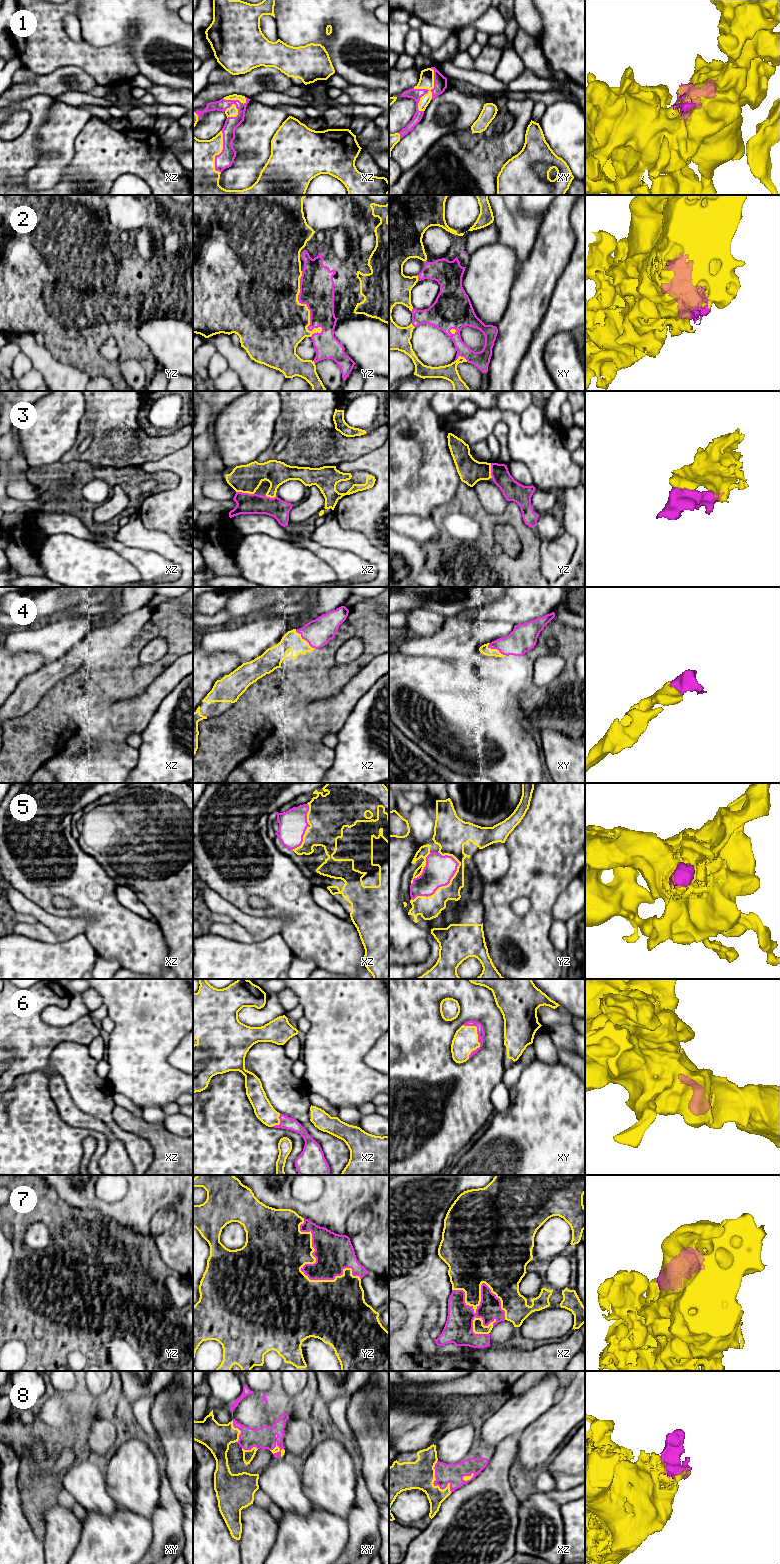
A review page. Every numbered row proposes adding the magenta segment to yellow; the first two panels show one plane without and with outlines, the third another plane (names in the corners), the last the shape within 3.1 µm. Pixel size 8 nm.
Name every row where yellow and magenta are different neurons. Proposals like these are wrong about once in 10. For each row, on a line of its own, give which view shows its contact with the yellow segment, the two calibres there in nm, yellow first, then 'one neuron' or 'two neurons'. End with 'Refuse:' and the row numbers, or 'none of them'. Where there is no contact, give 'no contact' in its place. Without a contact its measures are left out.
1: meets yellow in xy; 120 nm thick on the yellow side, 90 nm on the other; one neuron
2: meets yellow in yz; 440 nm thick on the yellow side, 280 nm on the other; one neuron
3: meets yellow in xz; 220 nm thick on the yellow side, 160 nm on the other; one neuron
4: meets yellow in xz; 150 nm thick on the yellow side, 220 nm on the other; one neuron
5: meets yellow in yz; 180 nm thick on the yellow side, 240 nm on the other; one neuron
6: meets yellow in xy; 200 nm thick on the yellow side, 60 nm on the other; one neuron
7: meets yellow in yz; 500 nm thick on the yellow side, 240 nm on the other; one neuron
8: meets yellow in xz; 220 nm thick on the yellow side, 160 nm on the other; one neuron
Refuse: none of them

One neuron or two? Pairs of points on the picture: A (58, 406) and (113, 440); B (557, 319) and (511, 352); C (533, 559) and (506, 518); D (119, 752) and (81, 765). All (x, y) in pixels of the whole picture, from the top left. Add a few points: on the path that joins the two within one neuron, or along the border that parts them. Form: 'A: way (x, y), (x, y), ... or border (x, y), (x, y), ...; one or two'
A: border (85, 401), (85, 412), (80, 419), (74, 442); two
B: border (543, 316), (522, 358); two
C: way (530, 548), (530, 541), (517, 525); one
D: way (110, 761), (106, 765), (90, 765); one

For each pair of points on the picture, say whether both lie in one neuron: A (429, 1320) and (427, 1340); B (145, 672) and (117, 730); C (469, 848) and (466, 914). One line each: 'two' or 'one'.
A: one
B: two
C: one

